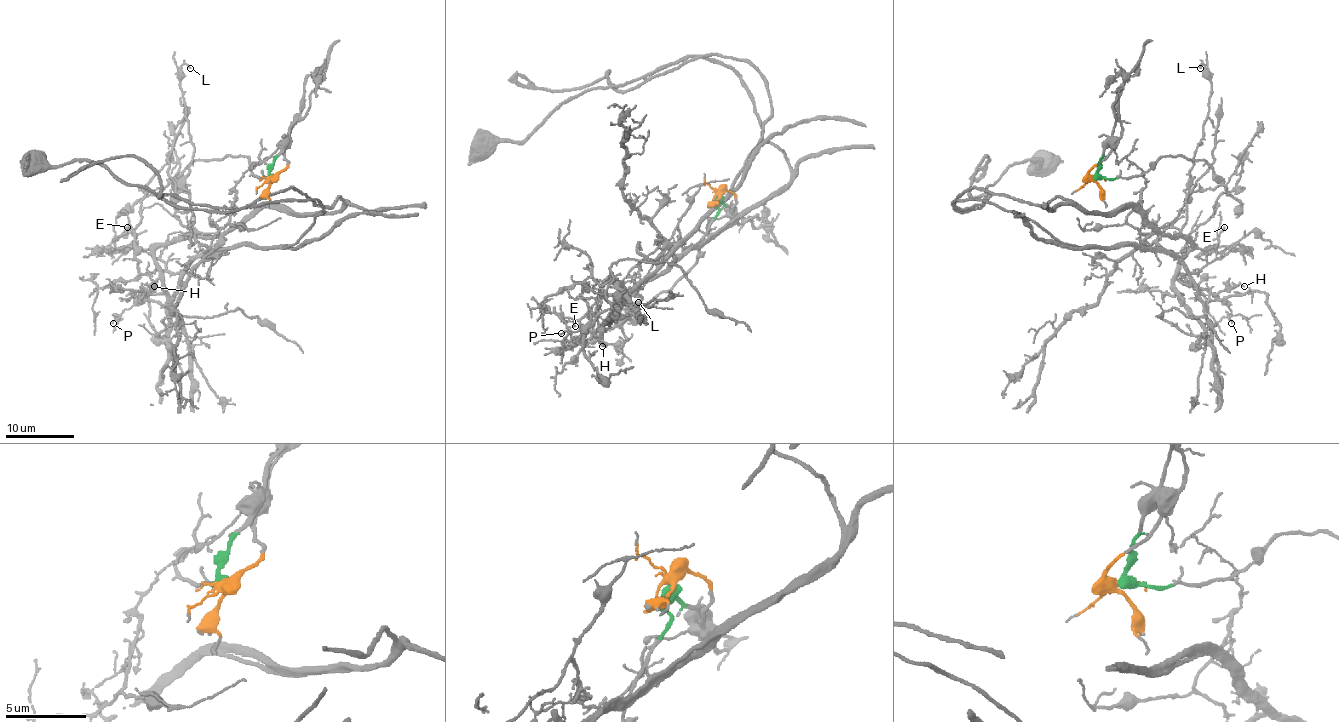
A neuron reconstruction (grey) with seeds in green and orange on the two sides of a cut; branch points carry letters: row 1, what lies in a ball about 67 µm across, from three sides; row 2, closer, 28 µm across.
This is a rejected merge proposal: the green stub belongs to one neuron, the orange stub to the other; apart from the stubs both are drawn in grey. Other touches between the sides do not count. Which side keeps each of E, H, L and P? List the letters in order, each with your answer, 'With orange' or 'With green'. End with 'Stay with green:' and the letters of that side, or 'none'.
E: With green
H: With green
L: With green
P: With green
Stay with green: E, H, L, P

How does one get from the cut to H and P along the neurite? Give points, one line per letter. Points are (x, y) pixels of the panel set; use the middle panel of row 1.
H: (719, 196), (693, 265), (620, 322), (642, 288), (605, 293), (606, 277), (598, 296), (603, 346)
P: (719, 196), (698, 259), (673, 286), (620, 322), (642, 288), (605, 293), (606, 277), (596, 313), (560, 334)

